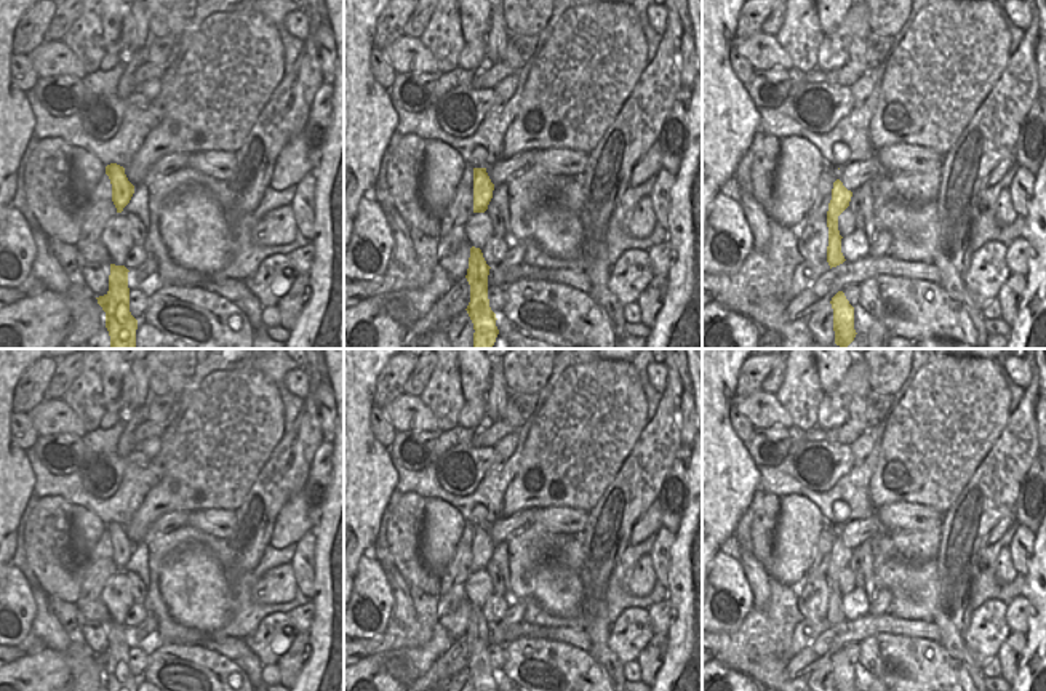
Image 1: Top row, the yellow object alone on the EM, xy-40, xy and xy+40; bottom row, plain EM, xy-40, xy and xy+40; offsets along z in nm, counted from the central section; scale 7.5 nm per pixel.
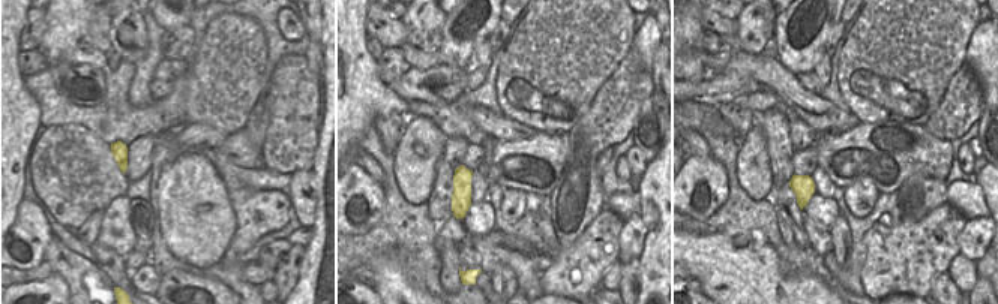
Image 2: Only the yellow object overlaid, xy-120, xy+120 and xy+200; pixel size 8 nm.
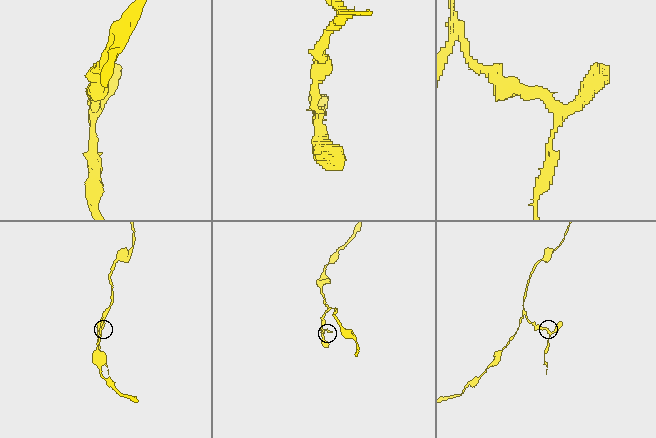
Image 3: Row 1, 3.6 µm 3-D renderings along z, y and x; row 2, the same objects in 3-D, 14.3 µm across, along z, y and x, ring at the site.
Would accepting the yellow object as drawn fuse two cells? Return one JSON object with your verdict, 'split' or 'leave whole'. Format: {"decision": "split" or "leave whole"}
{"decision": "leave whole"}

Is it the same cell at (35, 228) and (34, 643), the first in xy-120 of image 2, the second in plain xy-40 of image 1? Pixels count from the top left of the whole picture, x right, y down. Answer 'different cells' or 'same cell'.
different cells

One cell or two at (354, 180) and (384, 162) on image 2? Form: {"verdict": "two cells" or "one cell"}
{"verdict": "two cells"}

